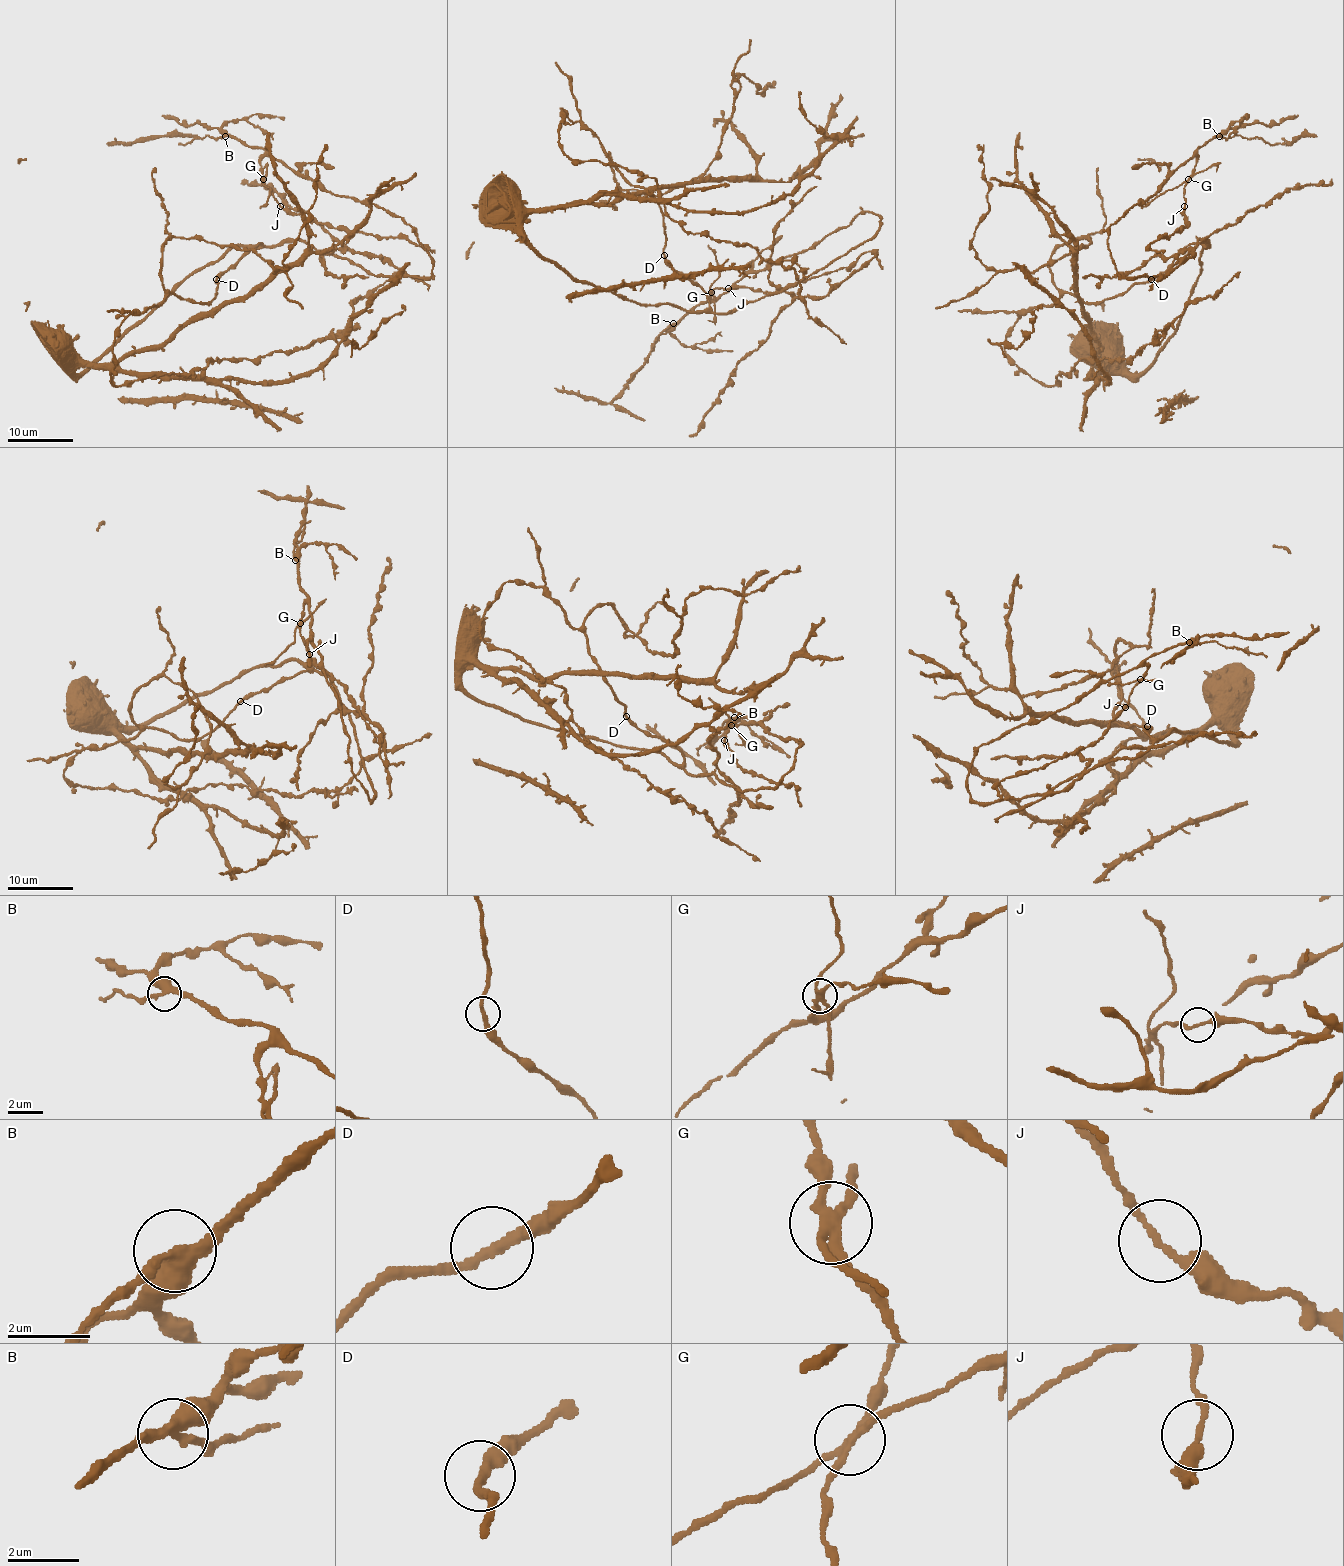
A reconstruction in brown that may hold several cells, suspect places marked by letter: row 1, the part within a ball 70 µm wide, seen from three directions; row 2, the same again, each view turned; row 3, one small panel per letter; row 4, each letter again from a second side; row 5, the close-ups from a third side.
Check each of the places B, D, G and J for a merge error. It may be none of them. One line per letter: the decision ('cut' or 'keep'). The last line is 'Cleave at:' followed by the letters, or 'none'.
B: cut
D: keep
G: cut
J: keep
Cleave at: B, G

